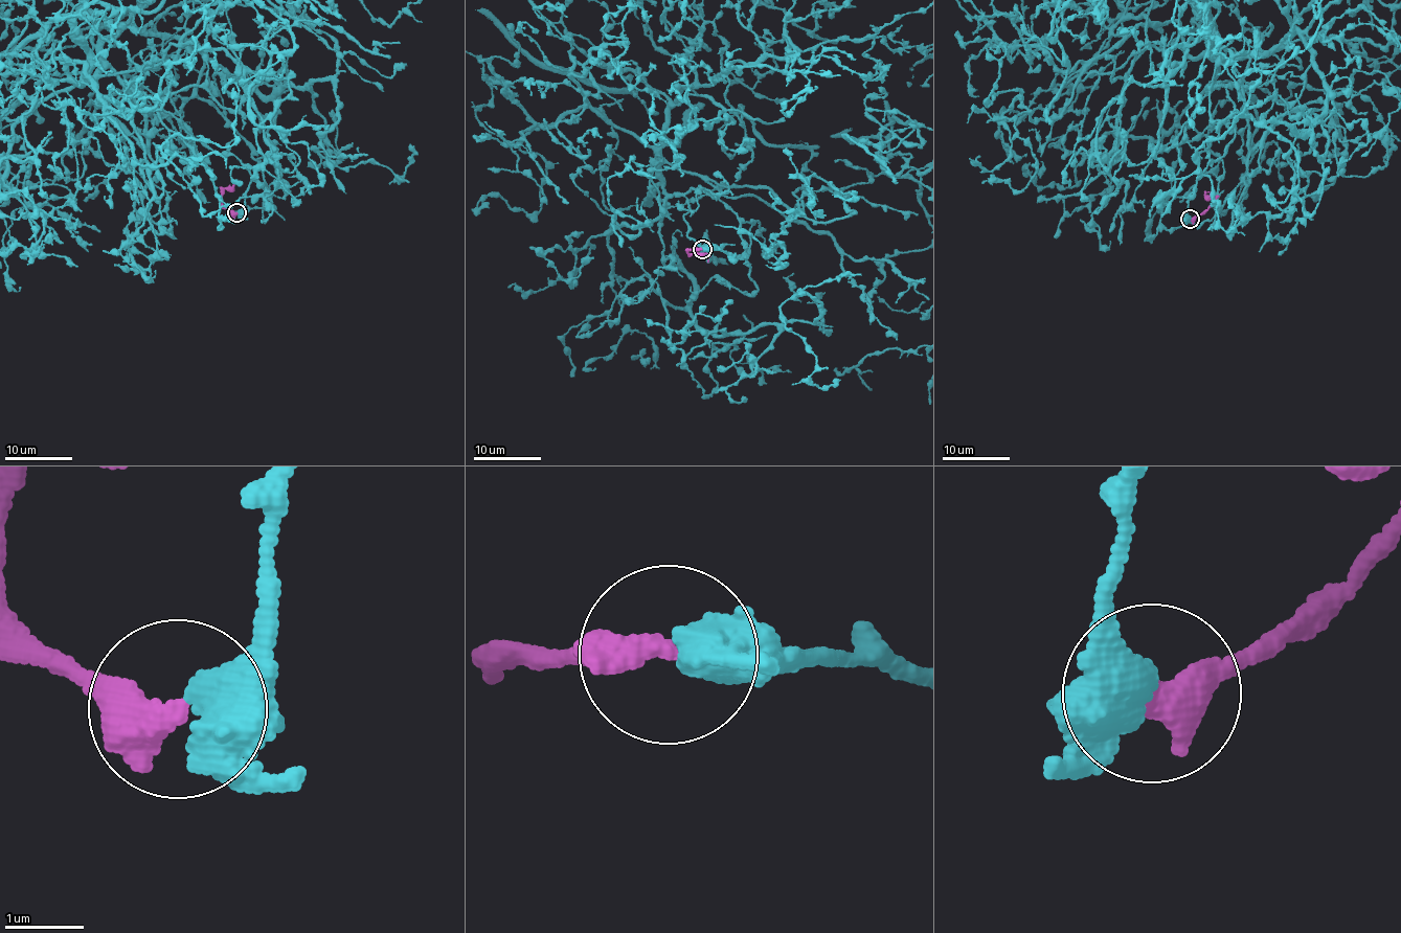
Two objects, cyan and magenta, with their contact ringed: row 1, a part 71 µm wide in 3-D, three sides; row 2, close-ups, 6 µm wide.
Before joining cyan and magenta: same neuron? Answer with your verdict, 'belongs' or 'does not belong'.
belongs

